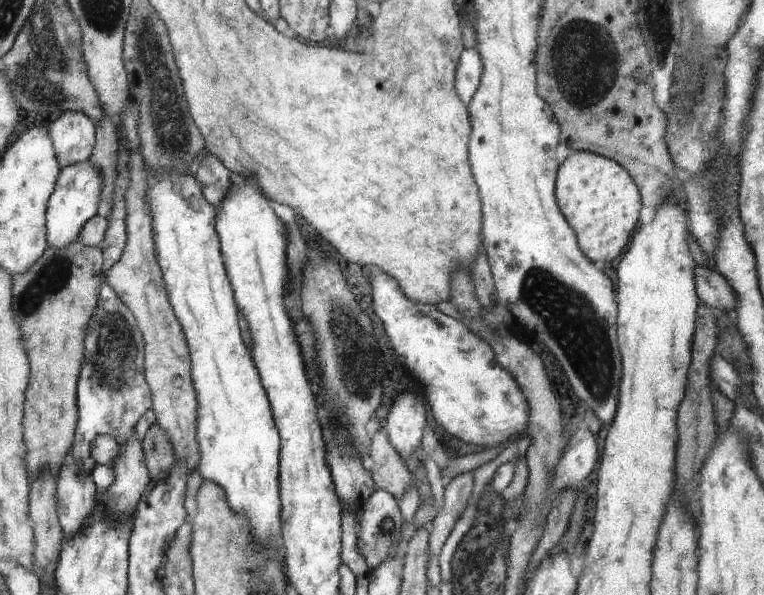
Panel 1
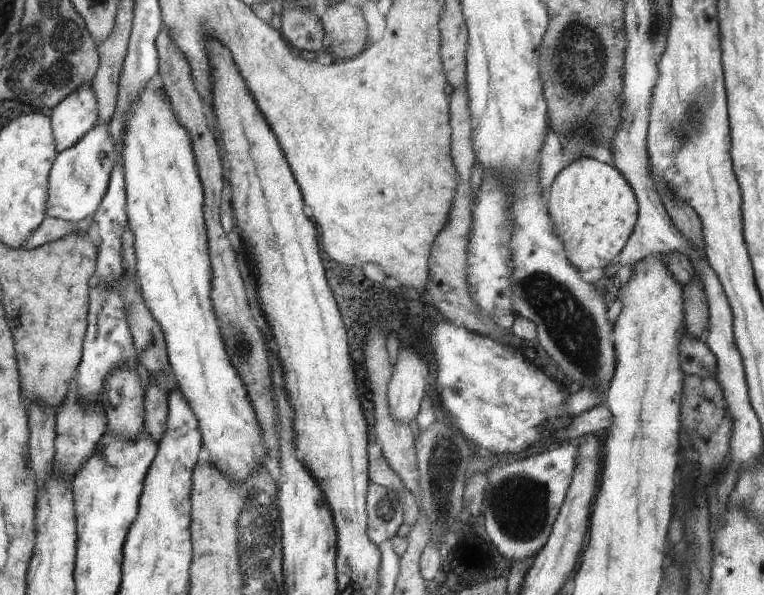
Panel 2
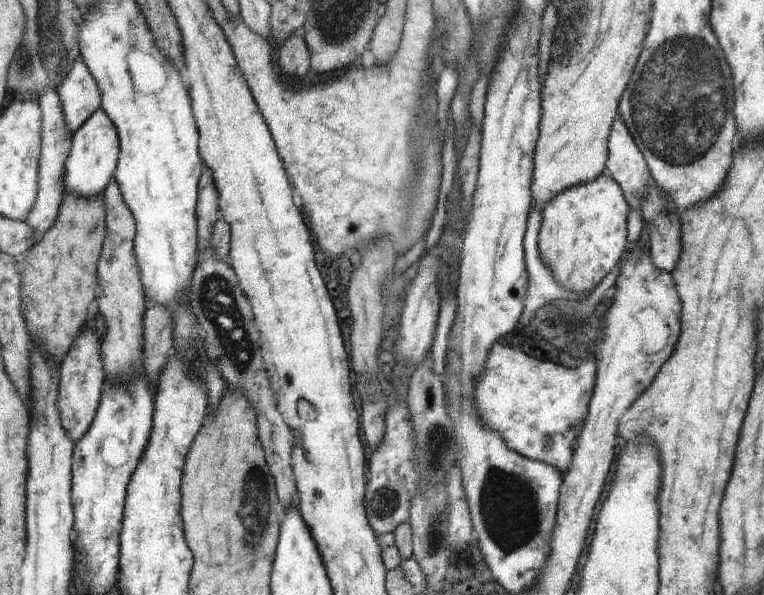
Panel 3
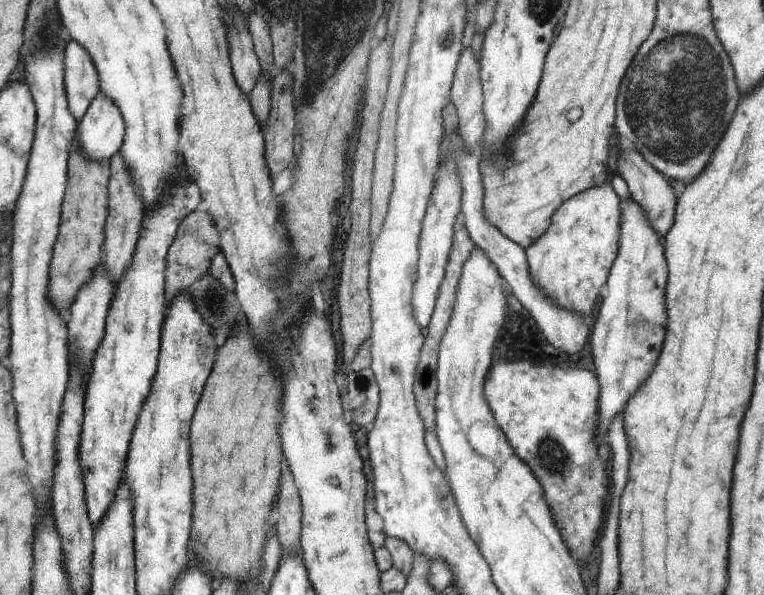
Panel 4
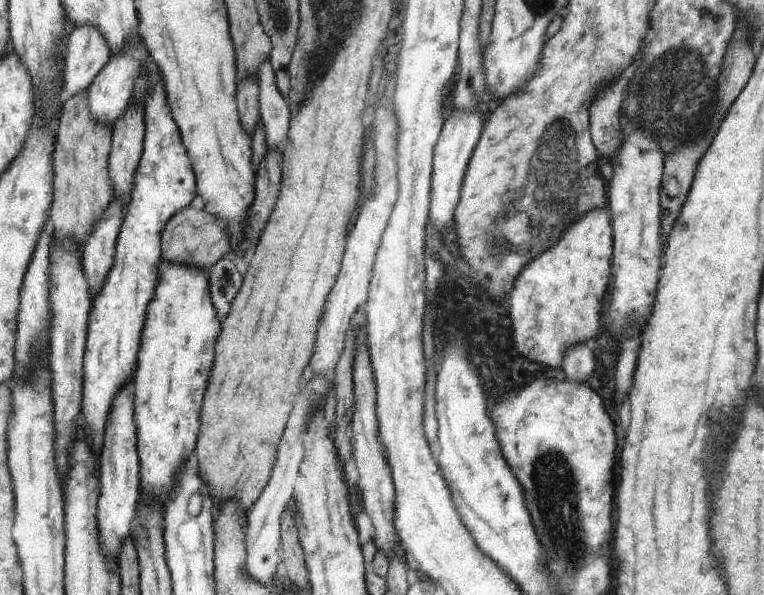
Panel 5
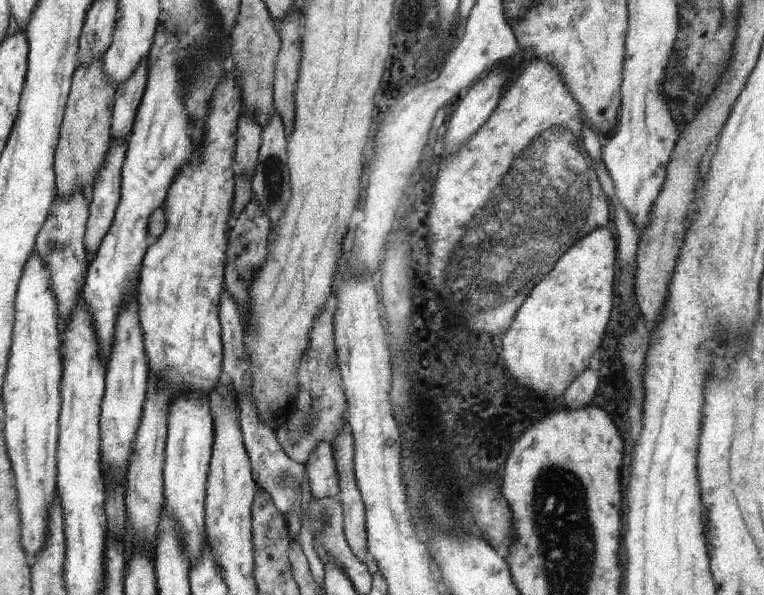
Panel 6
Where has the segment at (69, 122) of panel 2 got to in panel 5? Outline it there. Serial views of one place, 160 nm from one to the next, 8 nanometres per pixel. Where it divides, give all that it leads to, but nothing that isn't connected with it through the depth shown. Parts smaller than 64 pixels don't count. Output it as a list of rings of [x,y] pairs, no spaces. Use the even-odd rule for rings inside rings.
[[[88,25],[74,27],[66,44],[62,93],[69,98],[87,90],[112,54],[101,30]]]

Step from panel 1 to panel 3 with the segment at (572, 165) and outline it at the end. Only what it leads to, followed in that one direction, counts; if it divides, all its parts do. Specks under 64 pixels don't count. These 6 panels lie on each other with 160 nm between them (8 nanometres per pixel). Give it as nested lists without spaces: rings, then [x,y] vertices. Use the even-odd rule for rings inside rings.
[[[606,173],[594,182],[567,188],[550,199],[542,209],[538,250],[562,288],[576,294],[591,294],[602,278],[612,272],[626,250],[630,207],[621,185]]]

